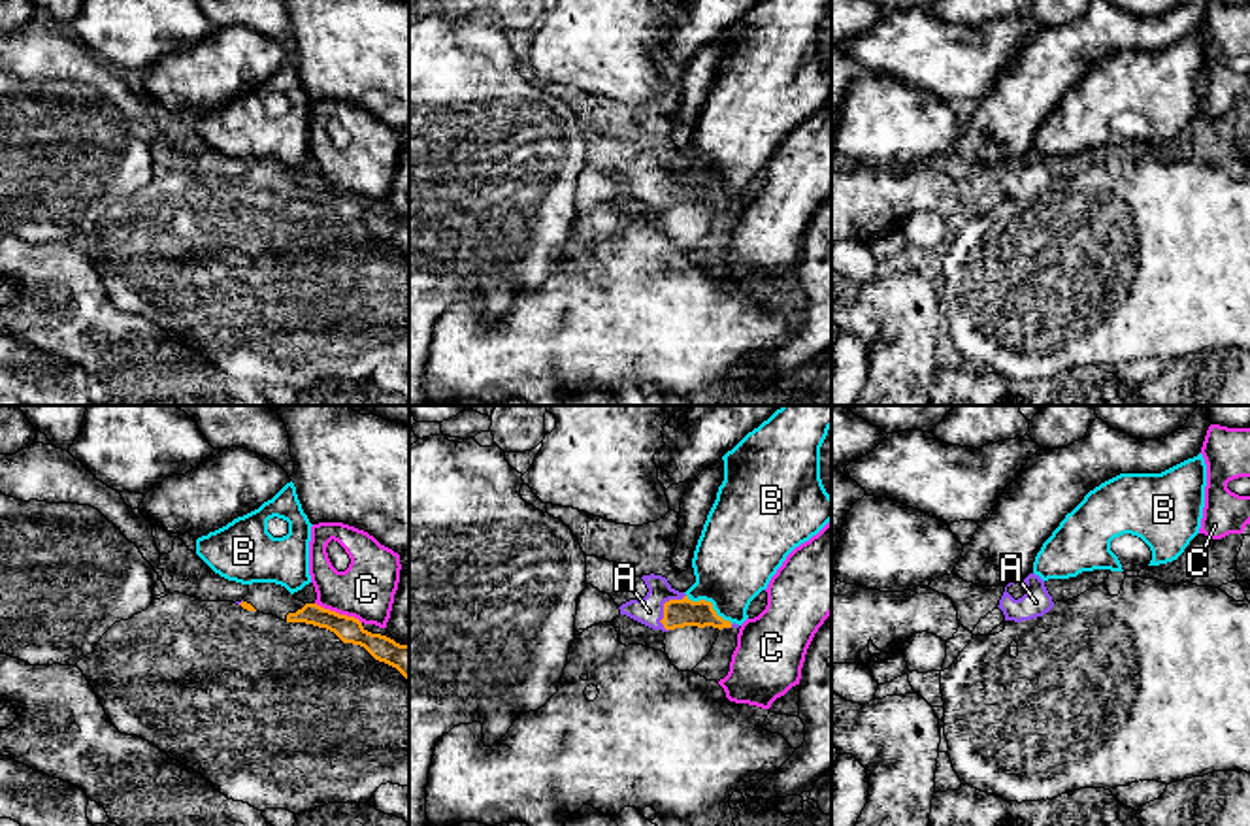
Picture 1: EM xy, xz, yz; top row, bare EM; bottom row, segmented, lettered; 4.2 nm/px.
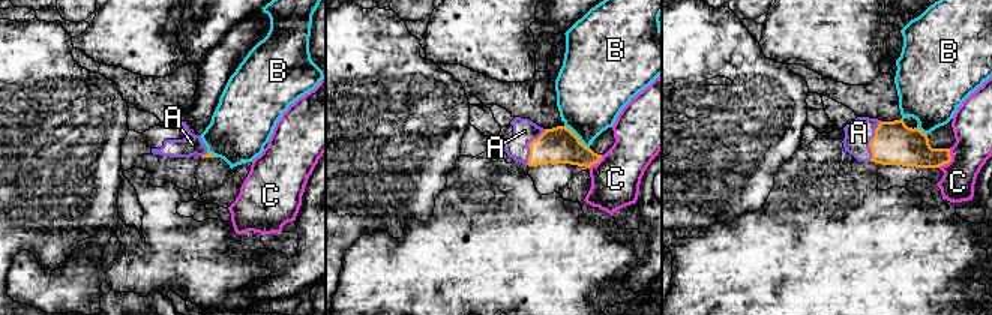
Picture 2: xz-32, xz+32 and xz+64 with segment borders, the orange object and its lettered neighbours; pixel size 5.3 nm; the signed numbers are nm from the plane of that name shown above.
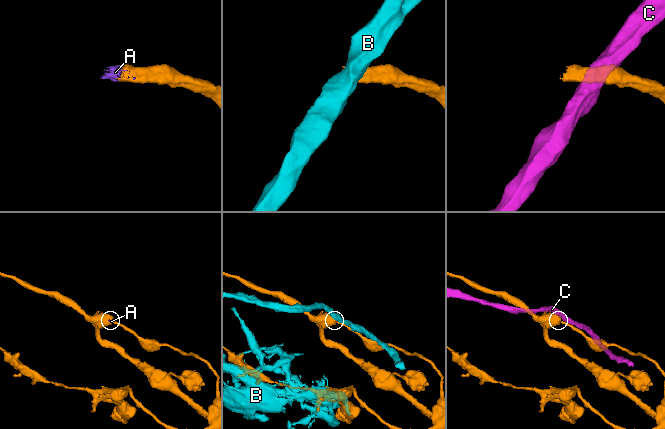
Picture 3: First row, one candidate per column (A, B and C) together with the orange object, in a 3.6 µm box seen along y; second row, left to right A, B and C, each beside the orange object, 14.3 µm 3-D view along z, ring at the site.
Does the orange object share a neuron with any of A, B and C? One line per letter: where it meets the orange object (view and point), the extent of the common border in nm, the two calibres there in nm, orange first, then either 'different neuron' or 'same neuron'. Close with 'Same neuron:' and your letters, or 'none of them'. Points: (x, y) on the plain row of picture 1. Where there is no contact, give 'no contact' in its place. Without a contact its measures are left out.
A: contact xz (664, 185); length 180 nm; calibres 130 and 120 nm; same neuron
B: contact xz (711, 181); length 240 nm; calibres 130 and 360 nm; different neuron
C: contact xy (338, 191); length 220 nm; calibres 110 and 240 nm; different neuron
Same neuron: A

